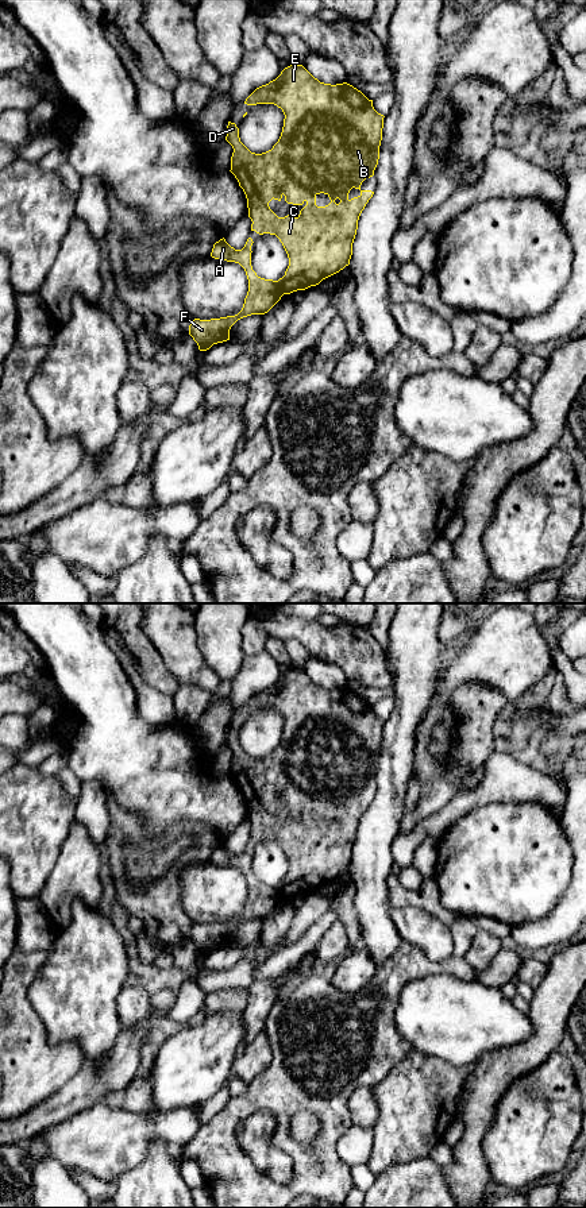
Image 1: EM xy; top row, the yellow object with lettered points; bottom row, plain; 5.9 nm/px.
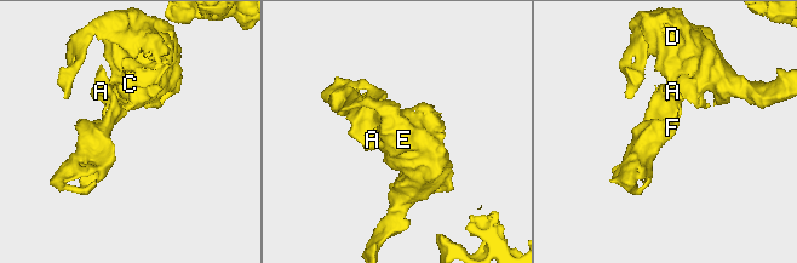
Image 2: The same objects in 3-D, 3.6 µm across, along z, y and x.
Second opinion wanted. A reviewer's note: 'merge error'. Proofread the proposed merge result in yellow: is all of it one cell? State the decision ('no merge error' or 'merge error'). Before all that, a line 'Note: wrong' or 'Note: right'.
Note: wrong
no merge error

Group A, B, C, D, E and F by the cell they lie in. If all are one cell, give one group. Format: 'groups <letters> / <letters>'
groups A B C D E F

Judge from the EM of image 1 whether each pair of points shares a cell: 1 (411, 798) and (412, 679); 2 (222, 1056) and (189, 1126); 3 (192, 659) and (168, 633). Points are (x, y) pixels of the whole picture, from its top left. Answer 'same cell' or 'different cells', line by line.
1: different cells
2: different cells
3: same cell

